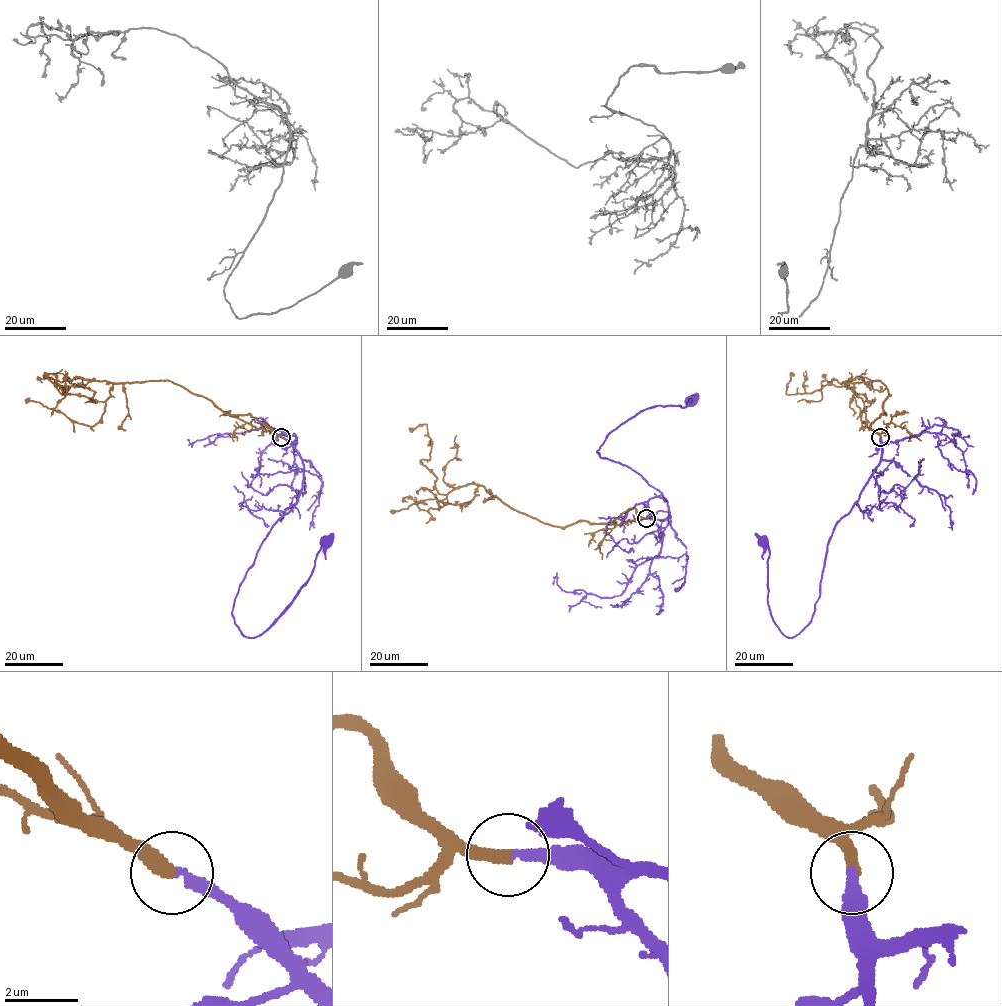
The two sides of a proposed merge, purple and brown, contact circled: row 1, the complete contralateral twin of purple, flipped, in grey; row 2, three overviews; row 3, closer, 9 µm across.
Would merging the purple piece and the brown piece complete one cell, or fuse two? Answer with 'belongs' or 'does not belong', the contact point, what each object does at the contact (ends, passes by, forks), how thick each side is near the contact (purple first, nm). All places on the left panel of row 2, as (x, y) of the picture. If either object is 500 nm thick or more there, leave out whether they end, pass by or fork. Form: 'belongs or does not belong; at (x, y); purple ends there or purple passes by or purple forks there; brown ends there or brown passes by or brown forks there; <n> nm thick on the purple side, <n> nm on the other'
belongs; at (281, 437); purple ends there; brown ends there; 280 nm thick on the purple side, 360 nm on the other

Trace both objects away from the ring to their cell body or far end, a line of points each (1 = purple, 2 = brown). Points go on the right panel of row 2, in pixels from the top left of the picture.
1: (880, 437), (877, 467), (828, 543), (813, 614), (792, 637), (774, 622), (767, 603), (769, 549), (761, 540)
2: (880, 437), (870, 428), (885, 415), (889, 393), (880, 380), (826, 380), (811, 393), (787, 394), (791, 372)

